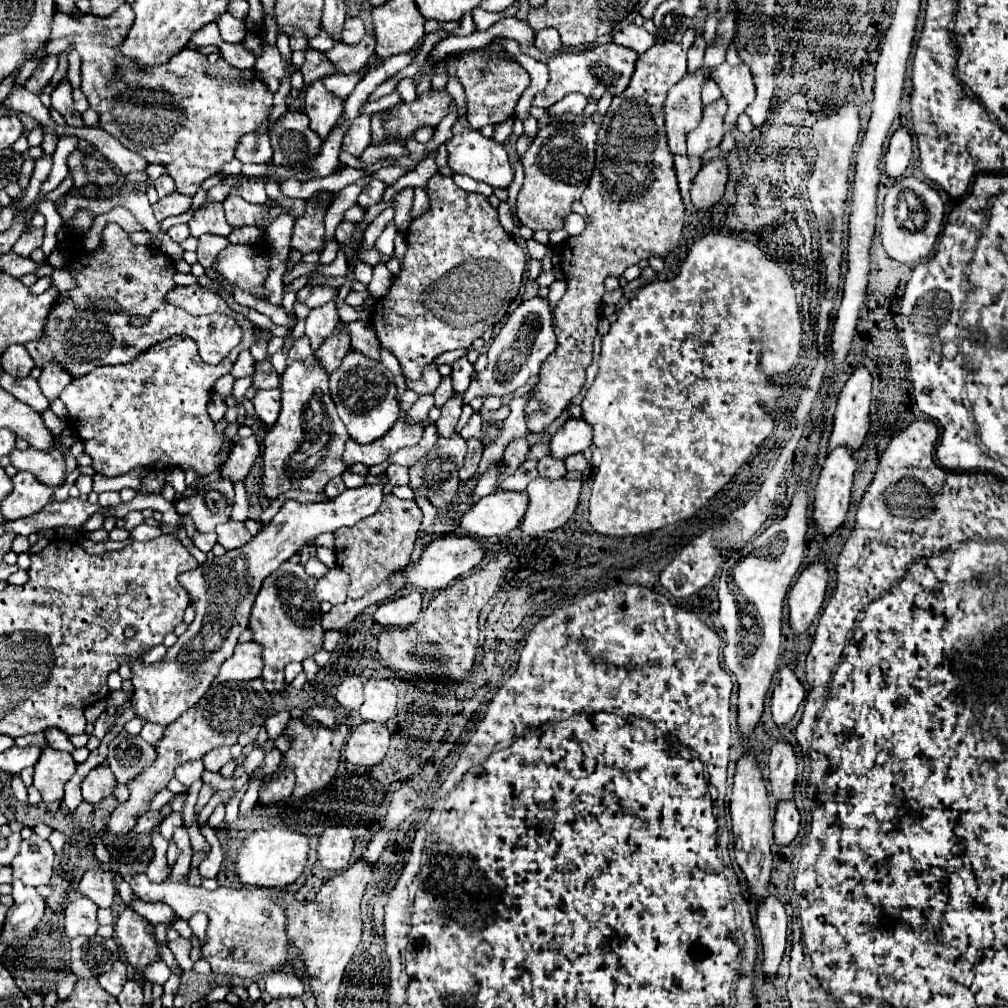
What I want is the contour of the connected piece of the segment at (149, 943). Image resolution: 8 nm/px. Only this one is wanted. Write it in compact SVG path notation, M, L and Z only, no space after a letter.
M124 909L118 915L114 933L124 949L126 963L134 969L140 981L148 983L148 979L144 977L144 969L154 961L160 961L158 941L154 937L154 925L146 921L142 915L138 915L136 911Z

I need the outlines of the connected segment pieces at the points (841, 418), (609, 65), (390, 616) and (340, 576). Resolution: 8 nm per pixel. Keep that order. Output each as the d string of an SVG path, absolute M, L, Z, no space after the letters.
M858 365L838 397L828 453L832 453L836 447L844 447L852 455L860 451L870 429L868 411L871 402L872 375L864 365Z
M604 43L604 45L598 45L584 53L582 51L560 51L548 59L550 81L548 81L546 89L534 97L532 103L536 107L548 109L572 91L582 93L594 101L600 99L604 91L608 91L612 95L620 95L630 83L636 59L638 59L638 53L630 51L628 47L616 45L616 43Z
M410 591L404 597L382 603L374 611L374 621L388 629L390 627L408 627L410 623L414 623L414 619L418 619L420 609L422 609L422 595L418 591Z
M334 567L322 579L318 579L316 597L320 601L328 601L330 605L344 603L348 599L348 595L346 595L348 585L350 585L350 577L342 569Z

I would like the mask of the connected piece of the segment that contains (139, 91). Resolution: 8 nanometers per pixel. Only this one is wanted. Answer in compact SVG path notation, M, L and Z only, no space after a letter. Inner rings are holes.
M124 3L110 17L96 17L93 14L76 17L56 11L51 25L50 40L66 37L66 31L74 31L72 43L82 57L82 91L90 107L100 117L98 125L106 133L116 137L126 149L142 155L148 163L162 163L170 177L176 181L176 189L188 197L194 197L200 183L216 175L218 167L234 157L238 139L250 131L256 131L262 125L262 121L268 119L272 109L272 91L260 81L254 69L236 69L228 65L224 59L212 63L206 55L190 47L178 51L164 65L140 69L118 49L134 19L134 11L128 3ZM114 69L122 71L124 81L114 79Z

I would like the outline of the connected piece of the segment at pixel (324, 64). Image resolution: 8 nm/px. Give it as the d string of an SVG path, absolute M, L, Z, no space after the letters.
M308 49L306 61L304 61L304 65L300 67L300 73L302 73L302 77L304 77L304 87L306 87L306 85L310 85L310 83L316 81L316 79L334 73L334 69L332 69L332 65L328 63L328 59L324 59L324 53L322 53L322 51Z

